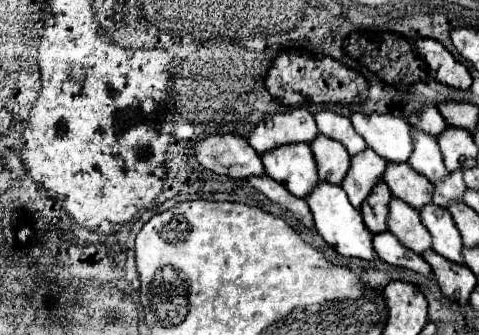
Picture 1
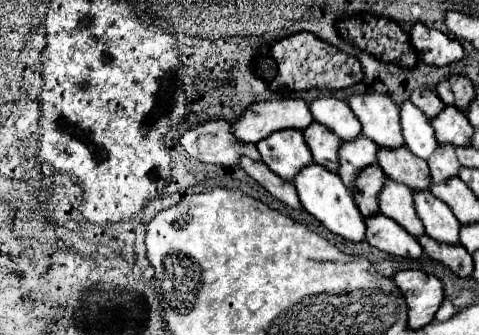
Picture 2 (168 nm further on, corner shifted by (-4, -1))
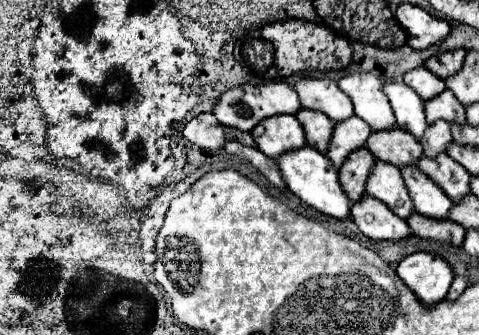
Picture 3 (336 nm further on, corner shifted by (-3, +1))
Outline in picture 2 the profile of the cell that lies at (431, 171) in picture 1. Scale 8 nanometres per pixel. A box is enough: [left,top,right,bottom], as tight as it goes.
[398,100,438,160]

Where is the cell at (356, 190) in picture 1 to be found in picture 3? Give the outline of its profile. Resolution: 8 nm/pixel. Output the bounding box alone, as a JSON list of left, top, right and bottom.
[327,116,371,170]

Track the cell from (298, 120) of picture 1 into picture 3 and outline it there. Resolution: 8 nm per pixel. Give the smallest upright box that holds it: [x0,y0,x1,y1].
[213,82,303,132]

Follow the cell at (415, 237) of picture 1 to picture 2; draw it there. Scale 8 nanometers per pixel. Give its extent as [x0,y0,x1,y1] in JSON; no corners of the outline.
[378,178,424,236]

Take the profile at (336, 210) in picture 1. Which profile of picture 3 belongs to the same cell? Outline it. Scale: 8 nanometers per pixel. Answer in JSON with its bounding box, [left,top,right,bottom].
[277,146,351,220]

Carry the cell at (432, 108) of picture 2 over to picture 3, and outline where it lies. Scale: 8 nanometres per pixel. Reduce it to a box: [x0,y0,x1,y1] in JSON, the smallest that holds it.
[403,68,447,100]

